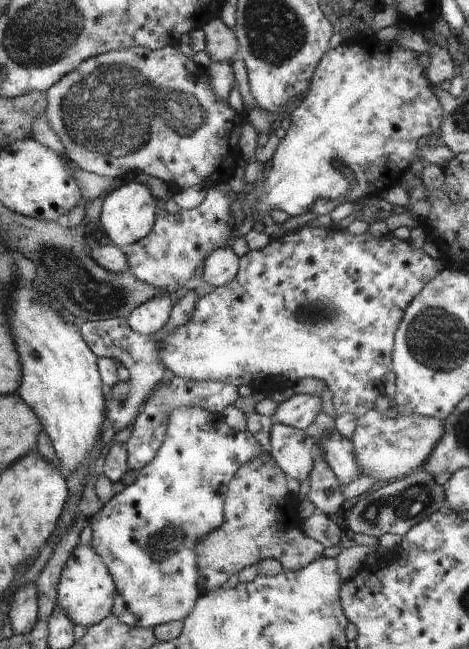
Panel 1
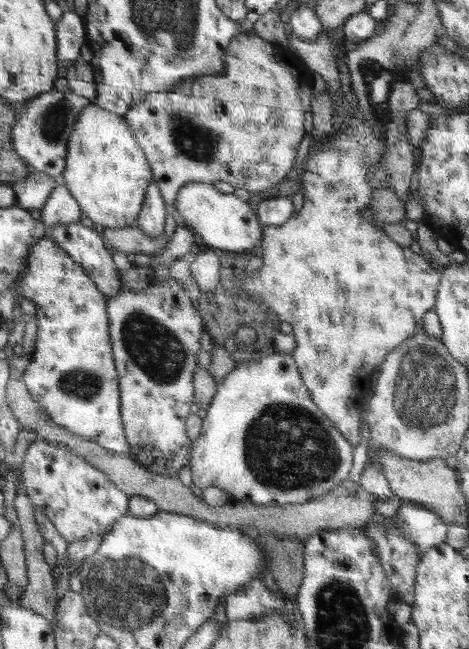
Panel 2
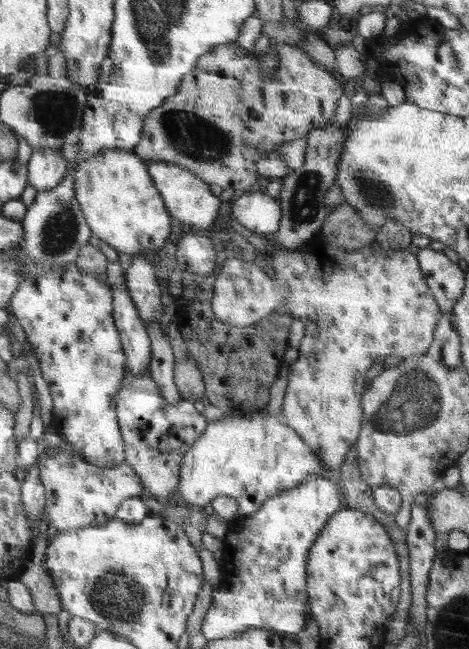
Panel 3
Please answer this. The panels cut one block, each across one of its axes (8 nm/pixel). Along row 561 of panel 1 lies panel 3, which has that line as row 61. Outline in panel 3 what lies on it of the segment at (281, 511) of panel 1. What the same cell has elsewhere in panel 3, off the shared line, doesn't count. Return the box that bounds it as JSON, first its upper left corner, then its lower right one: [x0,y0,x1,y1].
[133,42,344,190]

